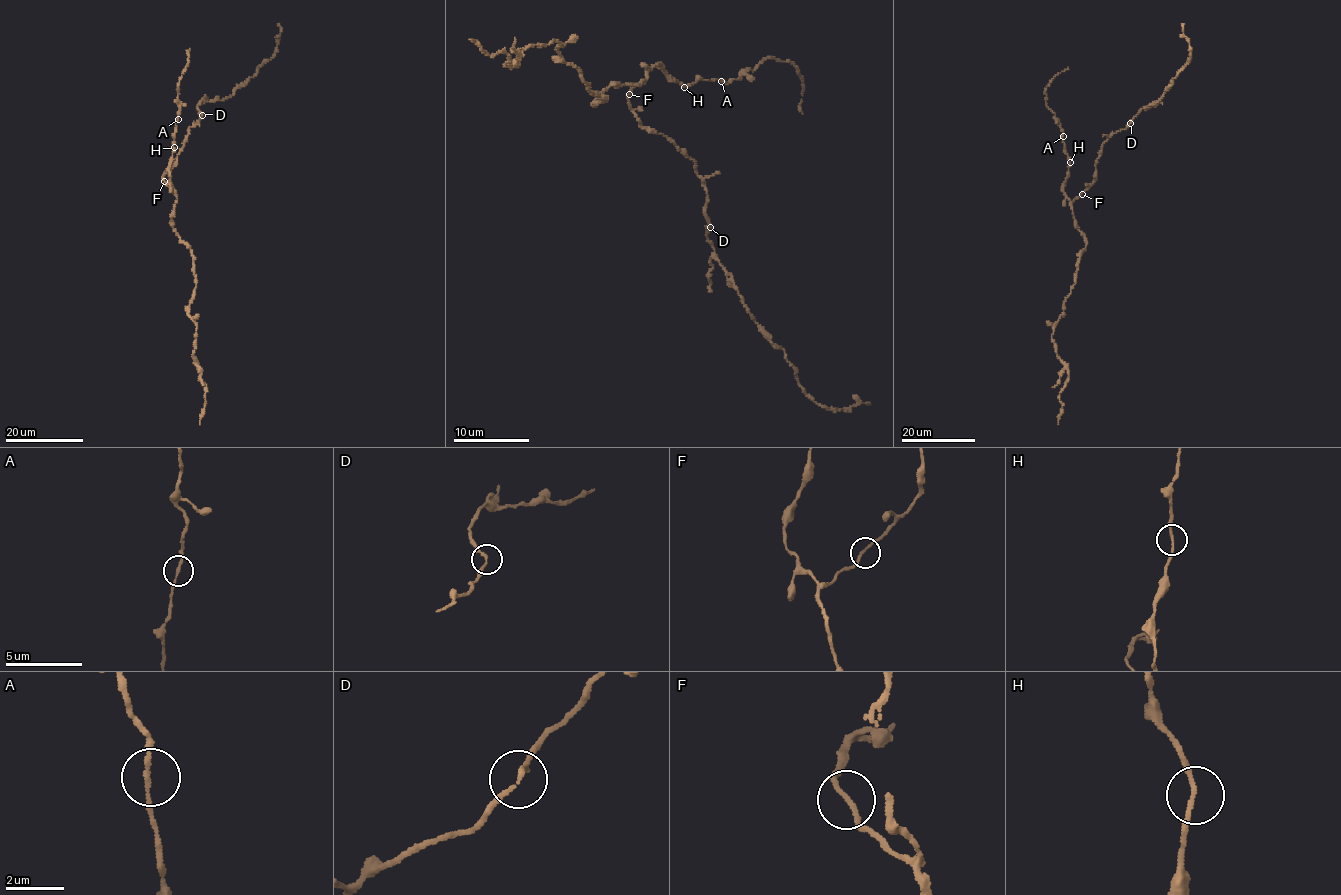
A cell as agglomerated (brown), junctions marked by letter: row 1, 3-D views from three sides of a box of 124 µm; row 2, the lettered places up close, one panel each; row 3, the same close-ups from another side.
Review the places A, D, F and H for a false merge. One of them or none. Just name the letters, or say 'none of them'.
none of them

